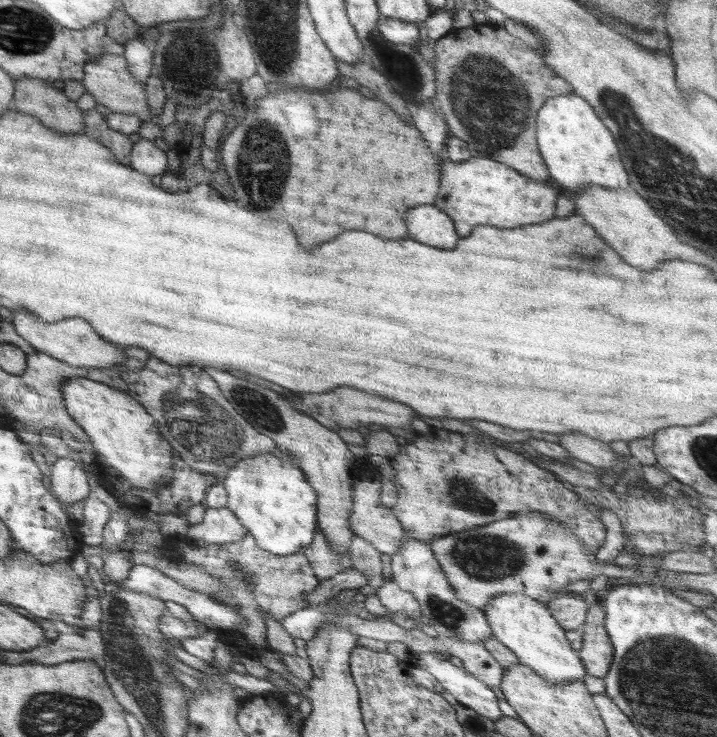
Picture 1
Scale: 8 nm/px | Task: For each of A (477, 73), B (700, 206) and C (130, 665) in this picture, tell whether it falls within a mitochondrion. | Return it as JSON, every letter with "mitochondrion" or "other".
{"A":"mitochondrion","B":"mitochondrion","C":"mitochondrion"}

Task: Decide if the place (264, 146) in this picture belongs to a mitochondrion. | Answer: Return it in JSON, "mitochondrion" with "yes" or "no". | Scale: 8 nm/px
{"mitochondrion":"yes"}

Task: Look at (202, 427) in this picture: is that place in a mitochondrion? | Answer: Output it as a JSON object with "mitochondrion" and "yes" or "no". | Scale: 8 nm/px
{"mitochondrion":"yes"}

